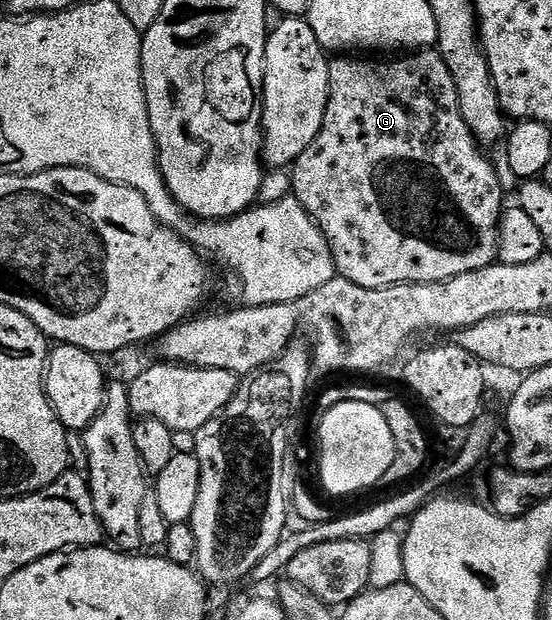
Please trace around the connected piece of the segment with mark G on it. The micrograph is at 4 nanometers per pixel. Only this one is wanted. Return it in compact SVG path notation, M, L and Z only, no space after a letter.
M417 50L412 54L405 54L402 60L353 60L357 58L333 58L329 61L329 101L327 102L327 110L323 118L323 126L319 130L319 134L315 138L315 142L311 142L311 146L307 146L307 150L297 161L291 165L291 173L293 172L293 188L292 195L307 210L307 214L319 226L319 230L327 238L327 242L331 246L333 261L337 267L337 276L342 280L350 280L355 282L355 286L363 286L364 288L390 288L396 284L430 284L431 282L443 282L455 278L459 274L467 274L471 270L479 270L483 266L491 266L495 263L499 256L499 245L501 242L501 214L503 205L507 200L507 193L500 189L499 176L493 165L492 159L488 155L485 156L482 145L473 136L467 122L463 122L463 110L459 106L459 94L455 90L455 78L451 78L451 70L447 70L447 62L443 62L441 53L436 50Z

